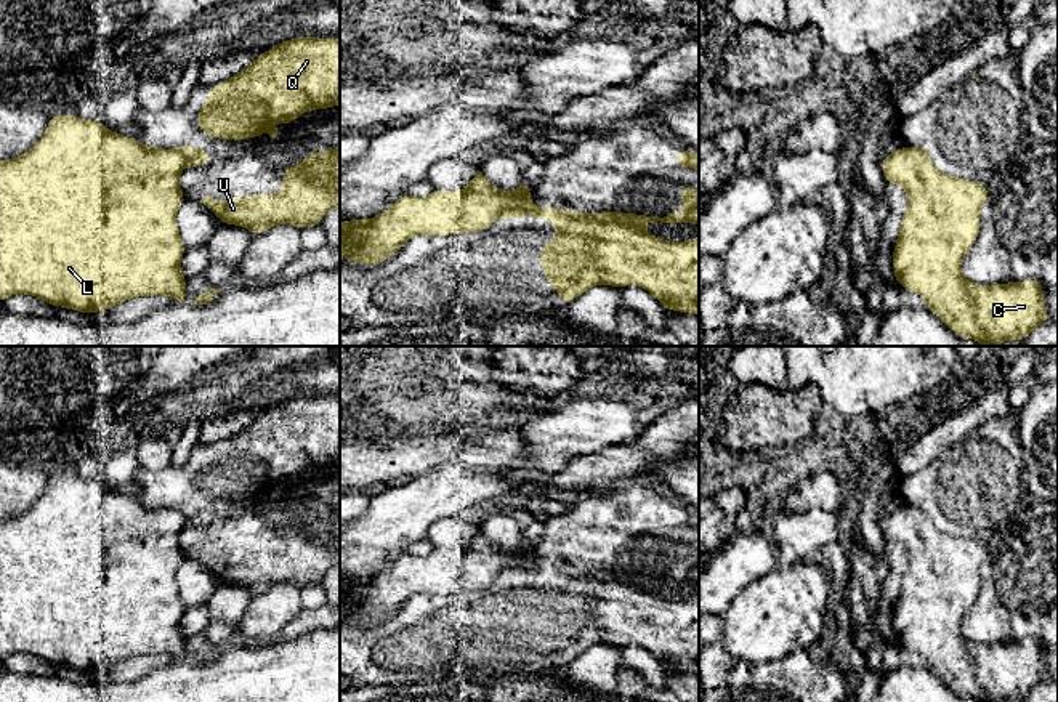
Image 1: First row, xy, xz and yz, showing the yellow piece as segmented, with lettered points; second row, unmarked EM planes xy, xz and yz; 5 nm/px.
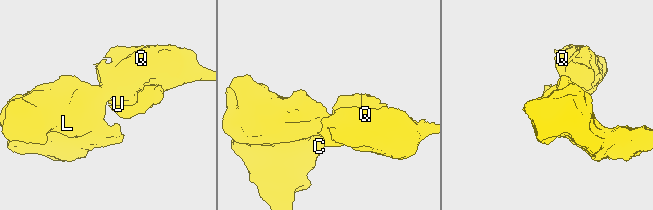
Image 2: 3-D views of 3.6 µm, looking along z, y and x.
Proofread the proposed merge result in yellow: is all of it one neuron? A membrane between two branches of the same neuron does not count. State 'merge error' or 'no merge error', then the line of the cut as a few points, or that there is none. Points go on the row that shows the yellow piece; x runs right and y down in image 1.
merge error; cut xz (533, 207), (507, 209), (500, 215)

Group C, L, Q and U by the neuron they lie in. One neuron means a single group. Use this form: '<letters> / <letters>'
C L / Q U

